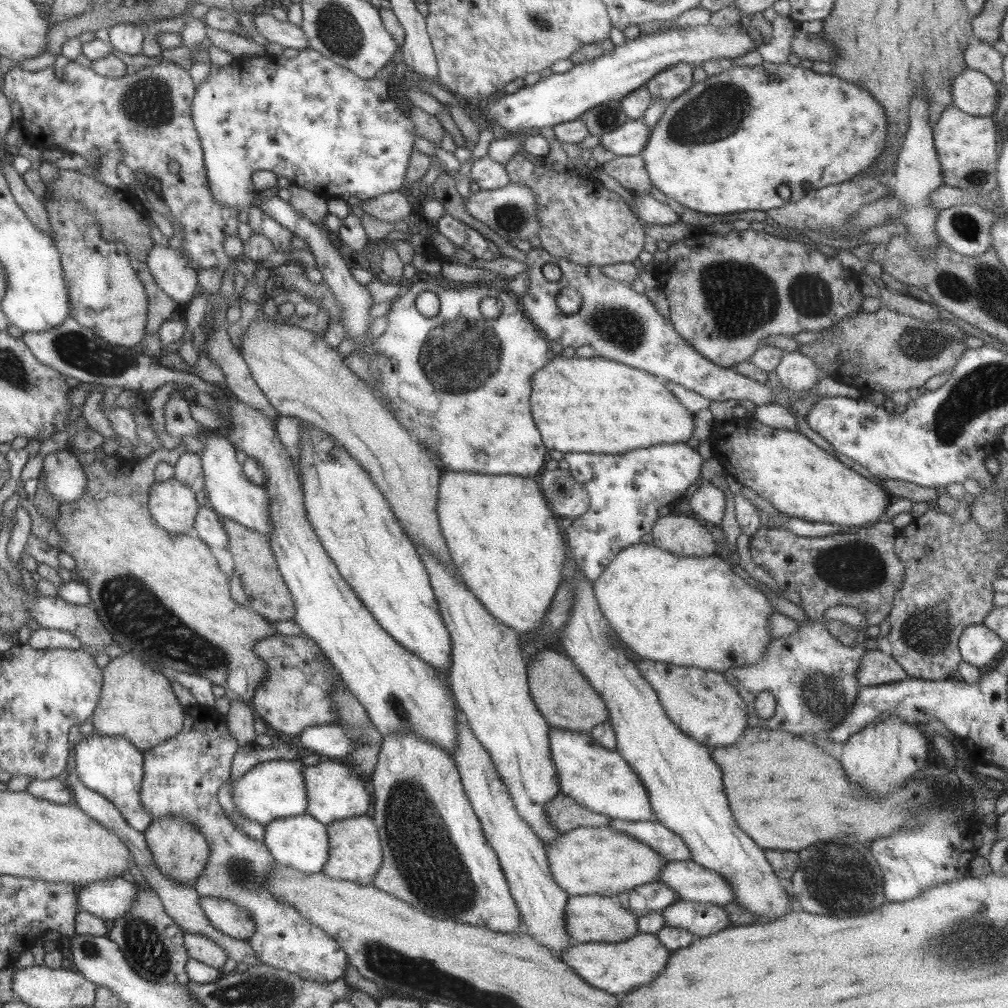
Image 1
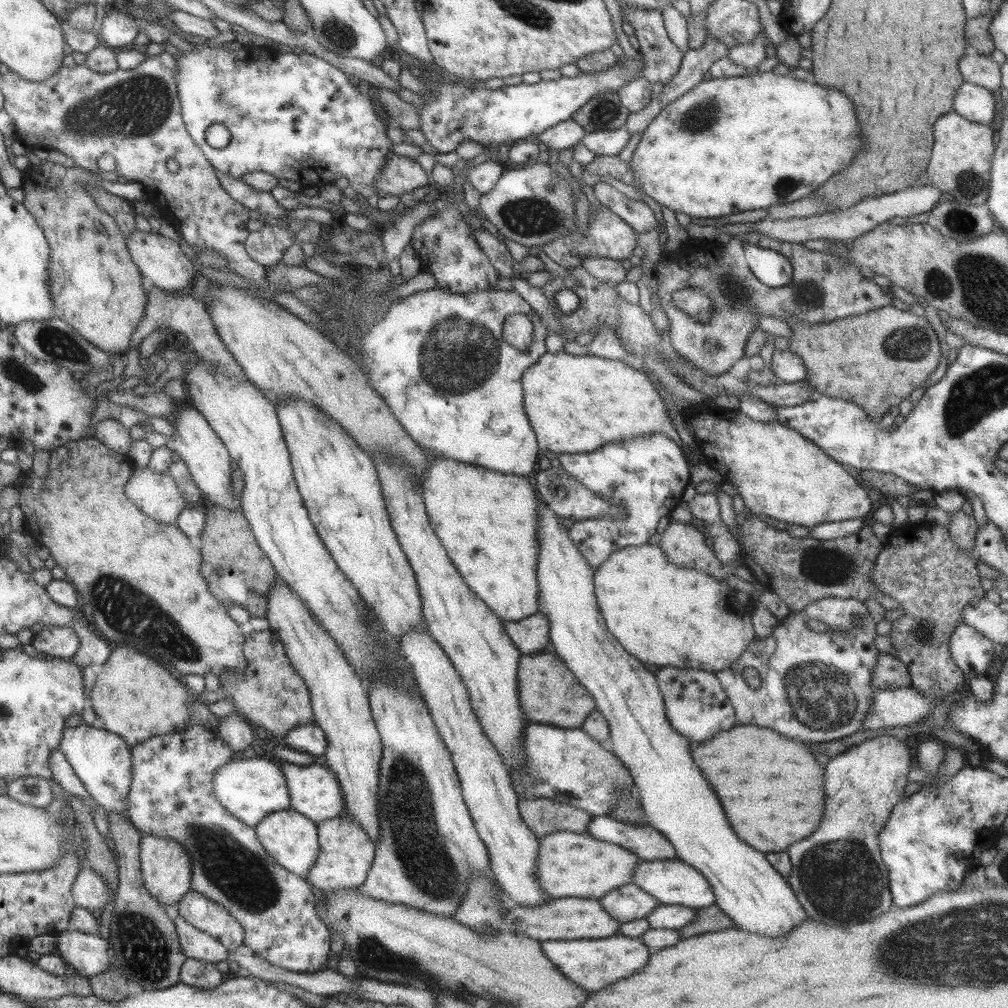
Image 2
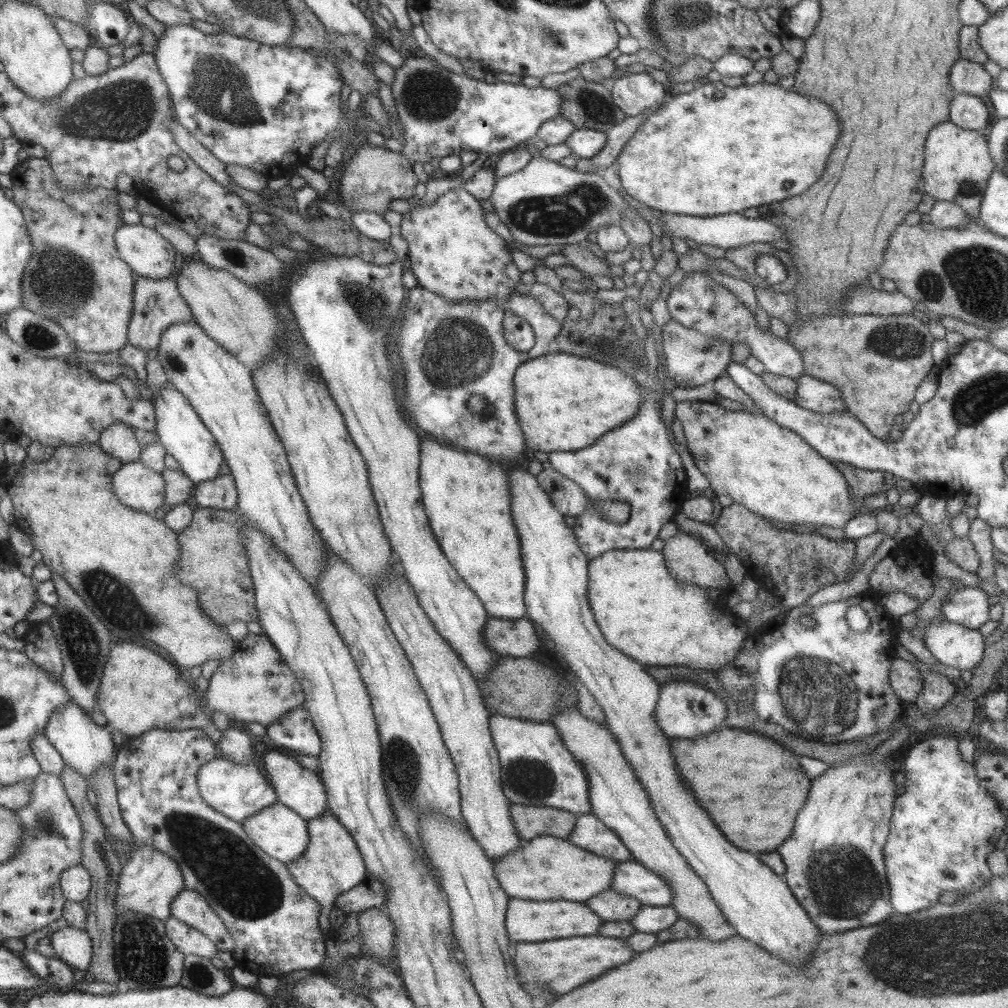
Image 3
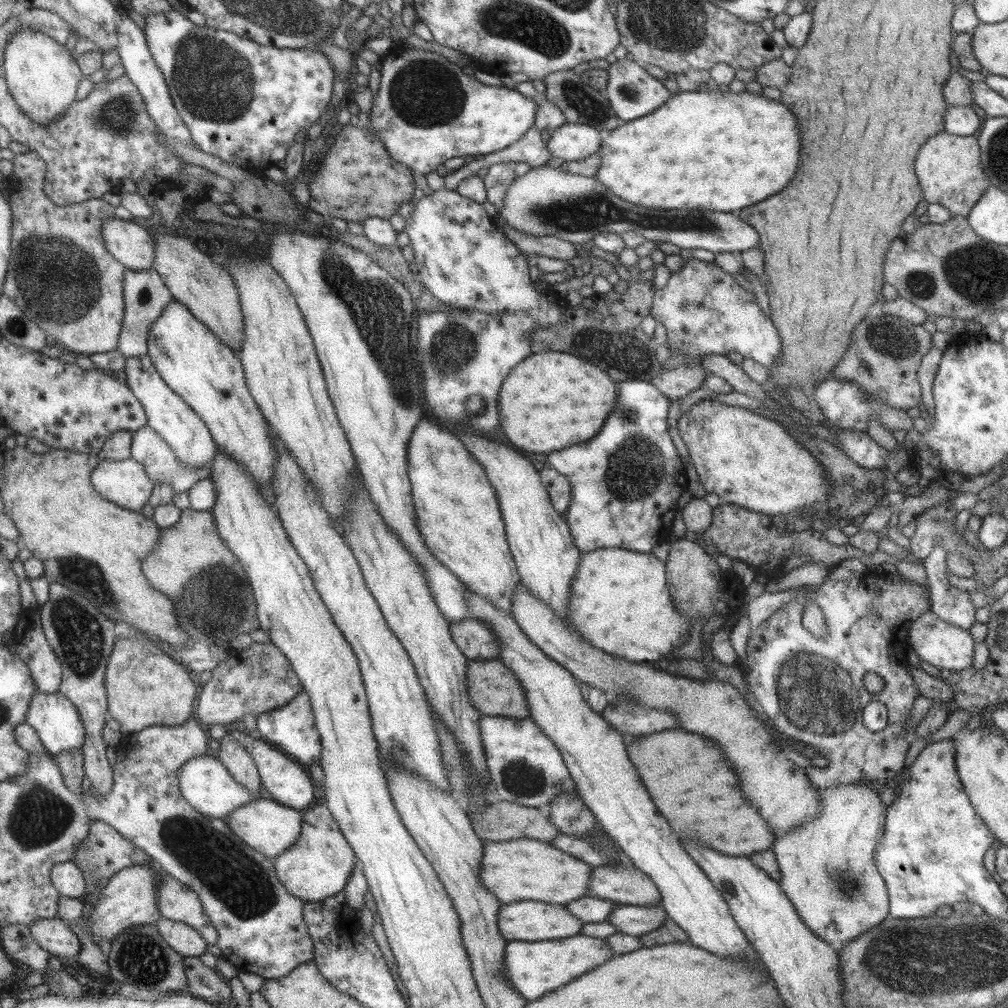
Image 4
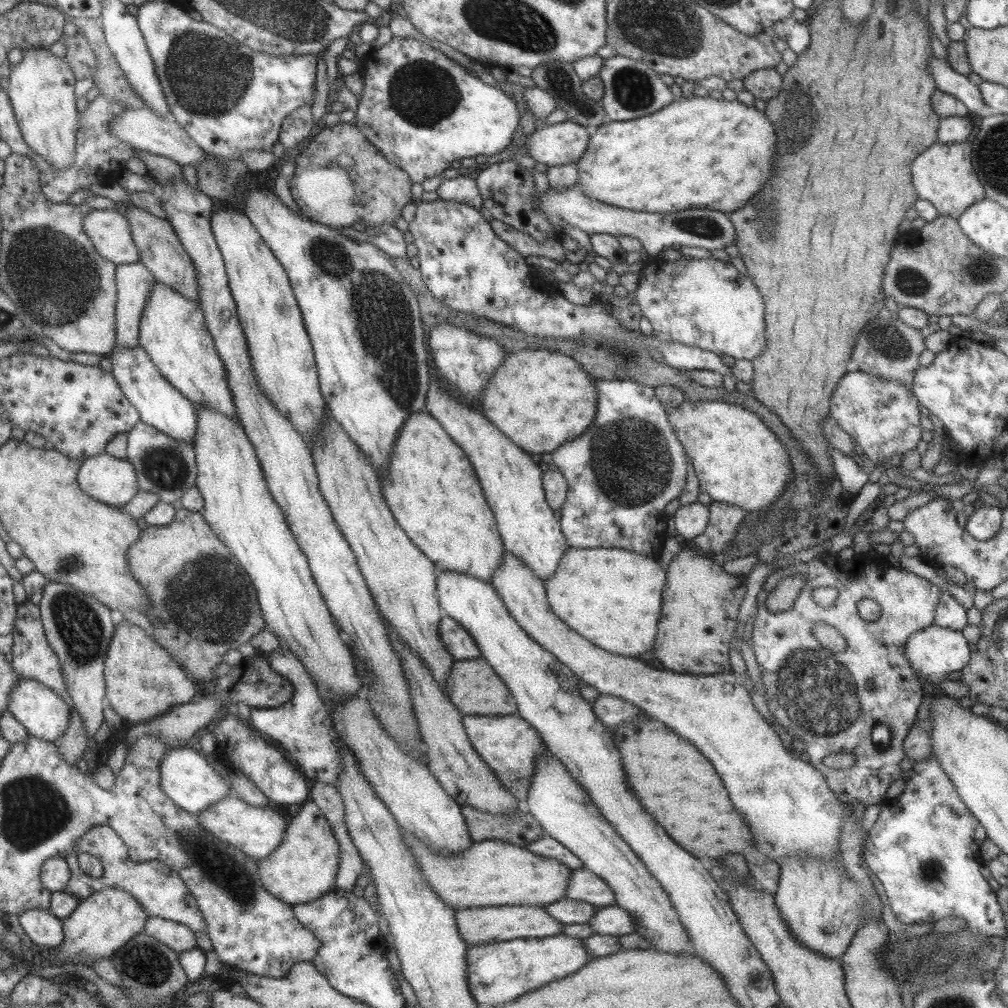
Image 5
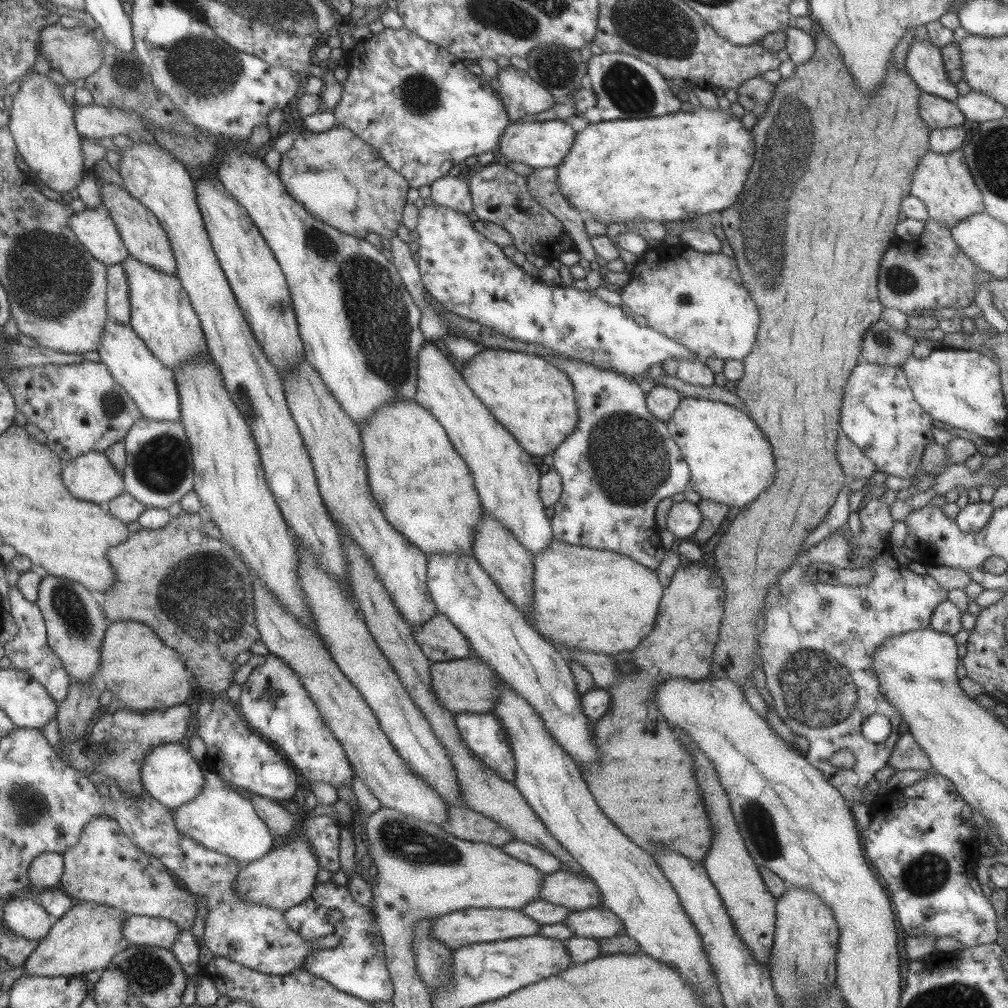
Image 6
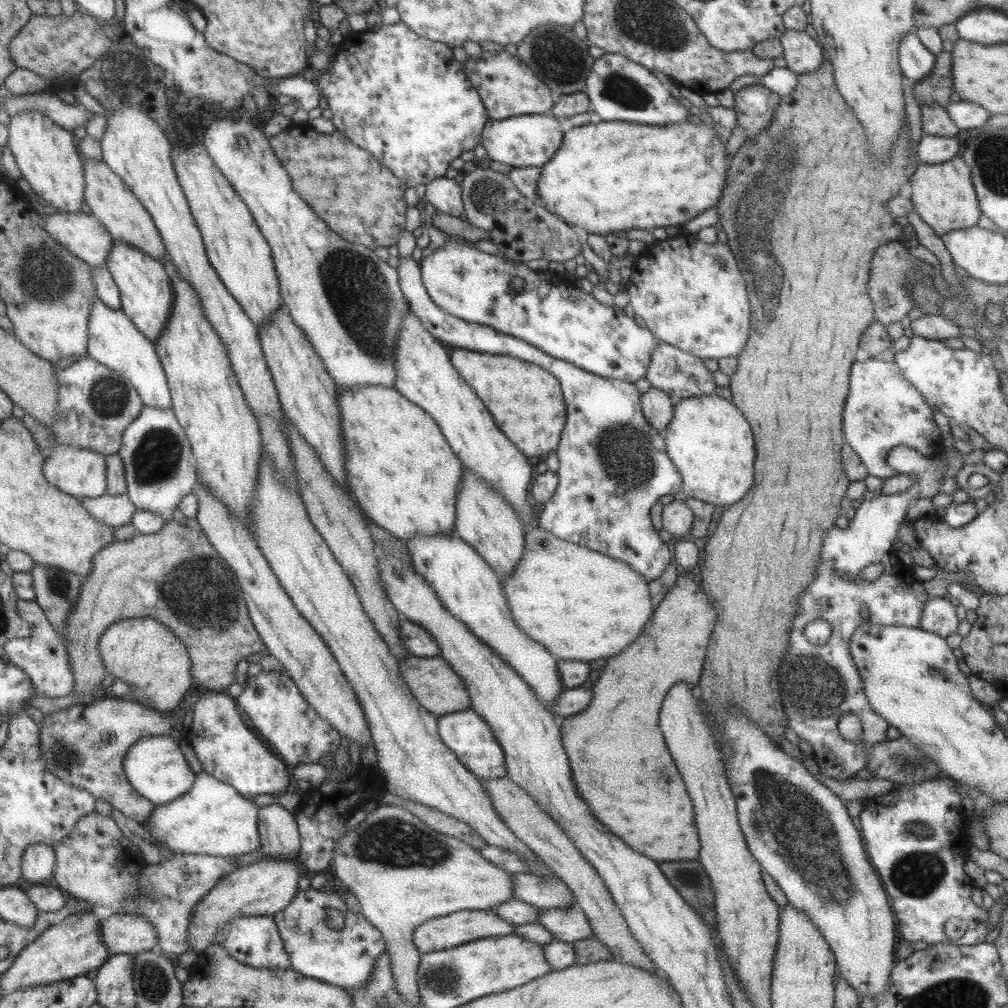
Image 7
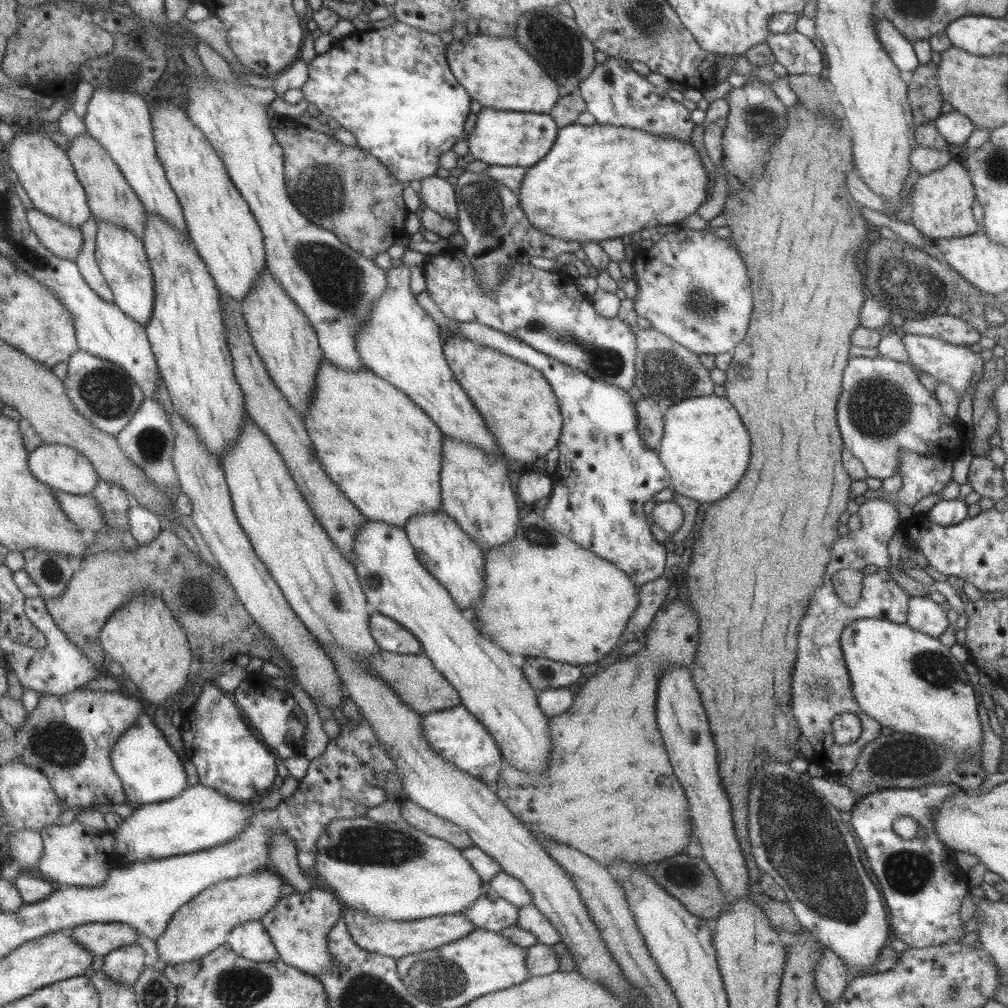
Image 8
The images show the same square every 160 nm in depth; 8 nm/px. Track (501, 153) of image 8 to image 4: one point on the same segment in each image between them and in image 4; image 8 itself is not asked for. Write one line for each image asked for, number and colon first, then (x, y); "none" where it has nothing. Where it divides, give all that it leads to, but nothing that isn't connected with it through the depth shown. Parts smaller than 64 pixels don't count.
4: (571, 141)
5: (562, 143)
6: (539, 144)
7: (527, 139)

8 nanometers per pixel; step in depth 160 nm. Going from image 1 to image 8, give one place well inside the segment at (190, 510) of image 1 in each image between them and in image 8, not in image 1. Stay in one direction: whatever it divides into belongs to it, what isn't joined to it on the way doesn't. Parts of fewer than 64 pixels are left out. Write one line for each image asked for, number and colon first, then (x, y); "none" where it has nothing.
2: (156, 495)
3: (137, 487)
4: (124, 483)
5: (109, 480)
6: (90, 477)
7: (81, 473)
8: (62, 468)

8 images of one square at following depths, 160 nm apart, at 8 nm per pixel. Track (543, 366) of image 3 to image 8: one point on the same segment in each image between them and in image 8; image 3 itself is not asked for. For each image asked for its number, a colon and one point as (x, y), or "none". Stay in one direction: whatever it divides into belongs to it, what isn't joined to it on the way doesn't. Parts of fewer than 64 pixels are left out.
4: (550, 400)
5: (538, 399)
6: (533, 401)
7: (525, 402)
8: (516, 404)

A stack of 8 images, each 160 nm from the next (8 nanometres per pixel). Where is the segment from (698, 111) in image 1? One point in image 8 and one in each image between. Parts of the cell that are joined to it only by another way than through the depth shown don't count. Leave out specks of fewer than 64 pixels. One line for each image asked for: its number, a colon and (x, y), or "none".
2: (720, 148)
3: (717, 149)
4: (723, 151)
5: (717, 150)
6: (673, 167)
7: (609, 176)
8: (596, 181)

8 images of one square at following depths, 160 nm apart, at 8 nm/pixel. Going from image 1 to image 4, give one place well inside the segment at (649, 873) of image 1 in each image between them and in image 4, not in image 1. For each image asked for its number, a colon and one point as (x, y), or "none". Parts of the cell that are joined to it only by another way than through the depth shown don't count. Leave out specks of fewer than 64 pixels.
2: (575, 865)
3: (544, 868)
4: (516, 870)

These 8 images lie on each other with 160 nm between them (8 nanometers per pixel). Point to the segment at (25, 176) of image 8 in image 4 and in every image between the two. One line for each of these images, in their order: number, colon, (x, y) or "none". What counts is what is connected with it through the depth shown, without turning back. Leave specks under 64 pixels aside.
4: (41, 76)
5: (40, 90)
6: (41, 124)
7: (47, 156)

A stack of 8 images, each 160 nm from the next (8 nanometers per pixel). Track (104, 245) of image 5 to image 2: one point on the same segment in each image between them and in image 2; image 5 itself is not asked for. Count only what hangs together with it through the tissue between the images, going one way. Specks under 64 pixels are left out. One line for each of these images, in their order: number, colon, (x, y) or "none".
2: (160, 261)
3: (148, 254)
4: (128, 243)

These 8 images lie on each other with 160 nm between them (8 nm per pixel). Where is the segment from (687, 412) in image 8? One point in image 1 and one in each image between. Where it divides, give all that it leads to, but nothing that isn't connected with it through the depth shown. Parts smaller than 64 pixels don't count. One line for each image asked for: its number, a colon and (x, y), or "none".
1: (800, 480)
2: (778, 473)
3: (771, 471)
4: (745, 459)
5: (736, 459)
6: (730, 463)
7: (708, 441)

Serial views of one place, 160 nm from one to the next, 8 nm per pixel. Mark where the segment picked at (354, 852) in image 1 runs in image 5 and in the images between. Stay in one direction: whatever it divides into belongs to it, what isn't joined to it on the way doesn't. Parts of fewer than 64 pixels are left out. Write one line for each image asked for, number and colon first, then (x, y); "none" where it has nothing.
2: (345, 856)
3: (330, 864)
4: (316, 866)
5: (302, 867)

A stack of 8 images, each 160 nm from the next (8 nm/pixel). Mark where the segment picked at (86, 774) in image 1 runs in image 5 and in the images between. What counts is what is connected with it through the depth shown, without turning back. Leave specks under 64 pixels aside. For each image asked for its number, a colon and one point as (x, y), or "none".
2: (101, 760)
3: (85, 747)
4: (56, 721)
5: (44, 715)

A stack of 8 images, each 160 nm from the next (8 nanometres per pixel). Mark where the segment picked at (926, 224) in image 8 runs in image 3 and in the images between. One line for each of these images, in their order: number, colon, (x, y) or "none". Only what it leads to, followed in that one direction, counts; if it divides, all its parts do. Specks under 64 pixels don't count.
3: (956, 166)
4: (947, 168)
5: (942, 174)
6: (943, 182)
7: (942, 194)

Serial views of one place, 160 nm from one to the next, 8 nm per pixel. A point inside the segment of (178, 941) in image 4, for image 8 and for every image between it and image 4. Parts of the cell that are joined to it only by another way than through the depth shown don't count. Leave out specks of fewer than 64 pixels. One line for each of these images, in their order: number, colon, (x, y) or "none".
5: (178, 937)
6: (144, 930)
7: (124, 933)
8: (98, 938)

